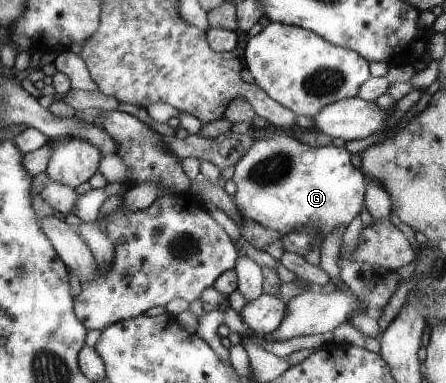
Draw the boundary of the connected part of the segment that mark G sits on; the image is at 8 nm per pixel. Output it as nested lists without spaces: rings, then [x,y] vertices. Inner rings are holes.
[[[282,131],[272,133],[272,135],[268,135],[268,137],[255,139],[255,142],[250,146],[250,149],[248,149],[248,151],[233,165],[233,167],[234,171],[231,180],[236,186],[236,191],[234,196],[230,197],[234,200],[237,212],[241,215],[242,219],[251,219],[252,221],[259,223],[262,227],[277,231],[278,233],[281,233],[281,235],[297,231],[298,228],[306,226],[307,228],[316,230],[322,238],[327,236],[335,227],[341,224],[346,225],[350,223],[353,217],[359,215],[360,205],[367,187],[366,177],[364,177],[363,172],[354,169],[350,162],[350,153],[346,152],[343,148],[332,144],[322,147],[310,147],[306,144],[300,143],[295,135],[282,133]]]

